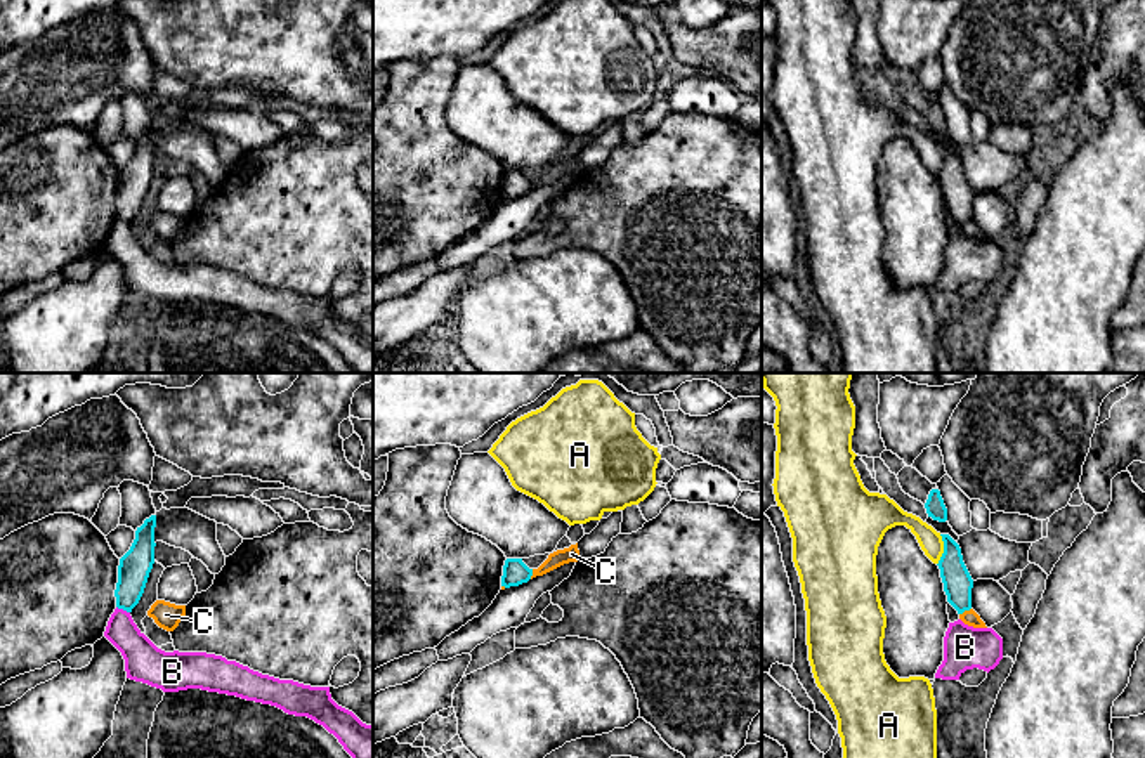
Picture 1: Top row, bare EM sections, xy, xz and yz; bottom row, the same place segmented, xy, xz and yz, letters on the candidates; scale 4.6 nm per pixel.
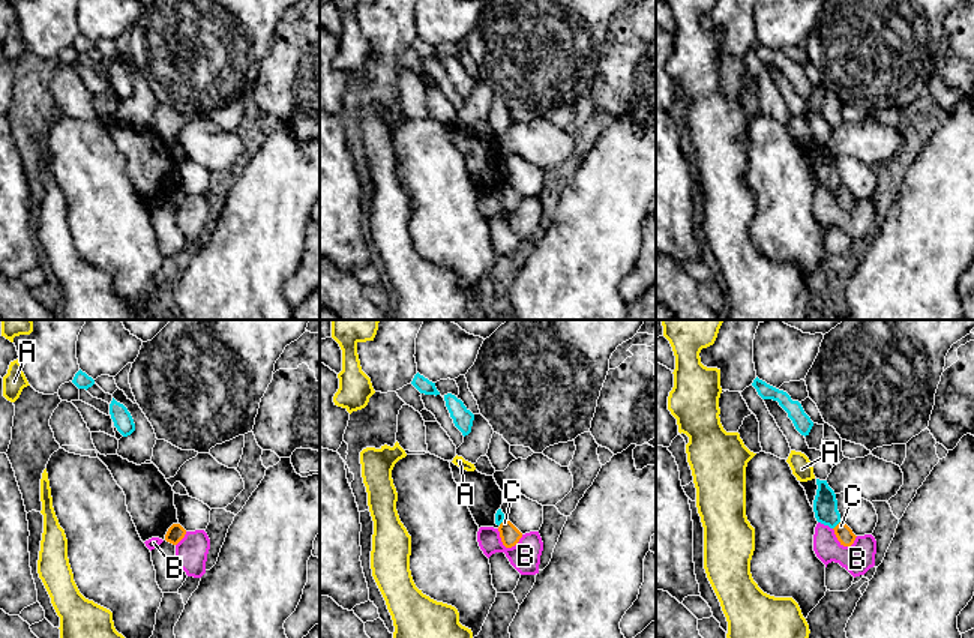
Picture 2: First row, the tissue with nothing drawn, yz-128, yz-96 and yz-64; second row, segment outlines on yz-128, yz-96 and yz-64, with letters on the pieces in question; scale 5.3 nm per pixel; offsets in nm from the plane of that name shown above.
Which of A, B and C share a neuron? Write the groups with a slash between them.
A / B / C

